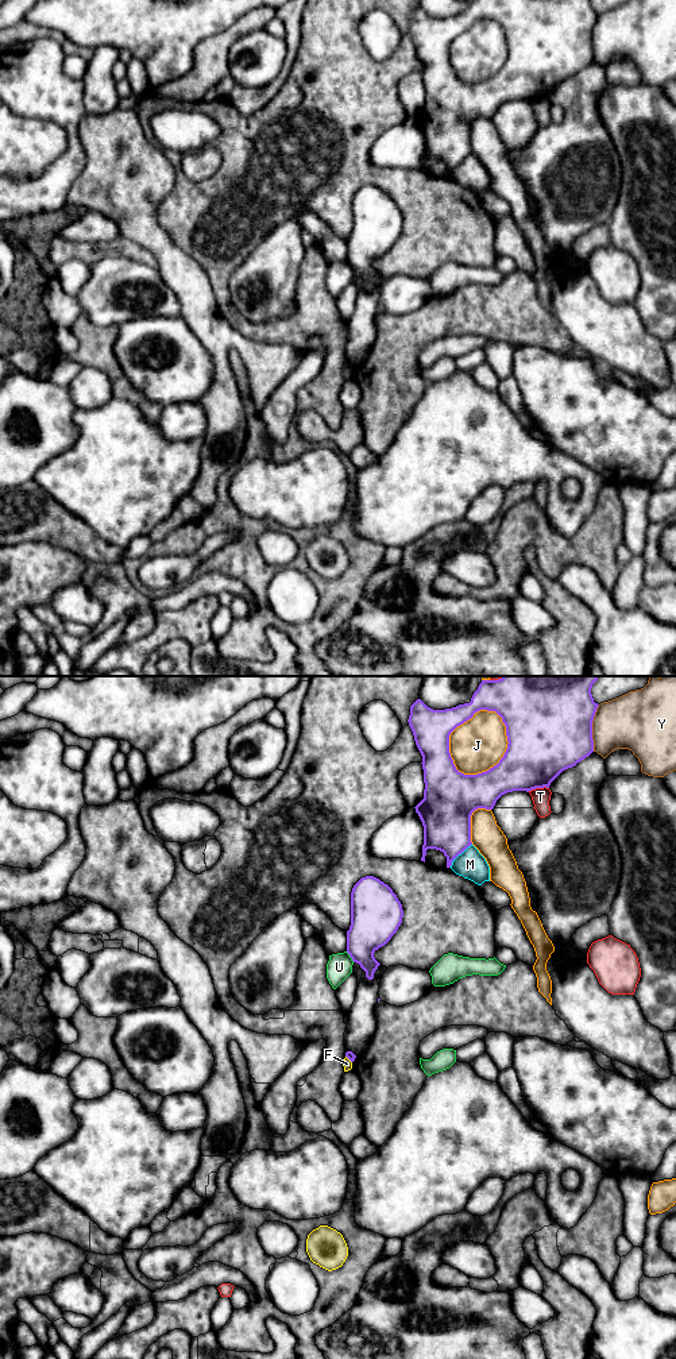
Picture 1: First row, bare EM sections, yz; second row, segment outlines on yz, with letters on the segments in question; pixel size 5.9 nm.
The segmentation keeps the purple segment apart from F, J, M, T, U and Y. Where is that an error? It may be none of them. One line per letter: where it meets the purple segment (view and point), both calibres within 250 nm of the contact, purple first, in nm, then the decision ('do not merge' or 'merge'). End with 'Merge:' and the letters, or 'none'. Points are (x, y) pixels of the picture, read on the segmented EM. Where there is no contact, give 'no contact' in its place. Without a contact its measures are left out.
F: meets purple in yz at (348, 1058); 50 nm thick on the purple side, 60 nm on the other; do not merge
J: meets purple in yz at (452, 730); 220 nm thick on the purple side, 320 nm on the other; do not merge
M: meets purple in yz at (459, 853); 300 nm thick on the purple side, 170 nm on the other; do not merge
T: meets purple in yz at (537, 787); 400 nm thick on the purple side, 110 nm on the other; do not merge
U: meets purple in yz at (350, 956); 280 nm thick on the purple side, 150 nm on the other; do not merge
Y: meets purple in yz at (591, 728); 500 nm thick on the purple side, 320 nm on the other; do not merge
Merge: none

